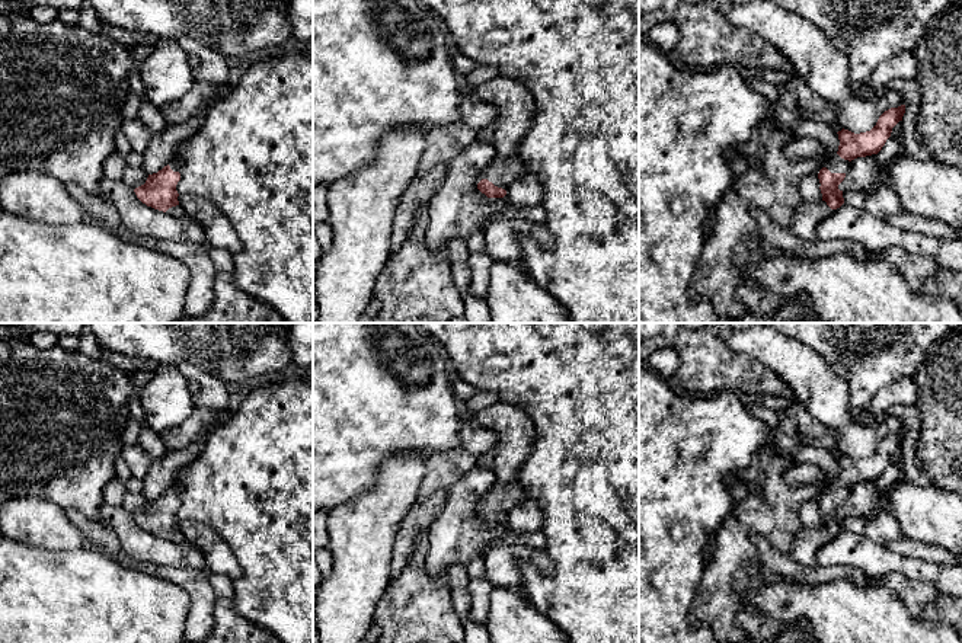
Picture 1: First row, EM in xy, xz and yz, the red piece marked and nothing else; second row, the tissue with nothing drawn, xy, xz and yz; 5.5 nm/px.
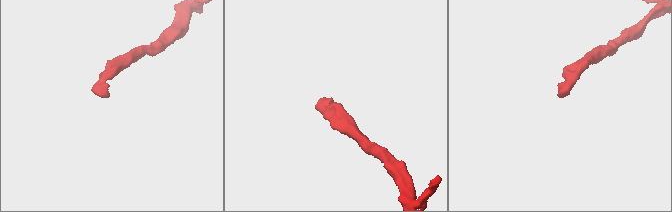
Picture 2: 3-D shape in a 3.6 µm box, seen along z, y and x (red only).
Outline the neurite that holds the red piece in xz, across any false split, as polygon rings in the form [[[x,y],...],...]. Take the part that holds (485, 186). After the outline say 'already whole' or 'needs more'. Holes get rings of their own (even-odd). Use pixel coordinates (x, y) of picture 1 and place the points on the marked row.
[[[518,154],[495,157],[477,189],[488,198],[504,198],[508,186],[527,173],[525,163]]]; needs more

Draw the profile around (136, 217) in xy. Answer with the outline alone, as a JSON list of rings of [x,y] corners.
[[[121,179],[100,180],[102,193],[118,211],[121,225],[137,236],[147,236],[157,240],[204,243],[207,240],[202,223],[188,217],[172,217],[167,212],[143,204],[132,188]]]

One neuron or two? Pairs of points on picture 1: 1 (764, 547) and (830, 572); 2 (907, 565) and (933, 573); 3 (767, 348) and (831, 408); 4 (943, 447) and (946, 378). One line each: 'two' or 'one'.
1: one
2: one
3: one
4: one

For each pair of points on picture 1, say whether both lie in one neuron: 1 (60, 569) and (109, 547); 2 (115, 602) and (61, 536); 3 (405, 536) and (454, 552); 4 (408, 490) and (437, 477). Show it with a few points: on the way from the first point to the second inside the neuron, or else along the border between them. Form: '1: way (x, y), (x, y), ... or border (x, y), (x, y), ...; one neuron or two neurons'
1: border (85, 544), (98, 549), (112, 559); two neurons
2: border (85, 546), (66, 550), (38, 547); two neurons
3: border (441, 508), (424, 538); two neurons
4: border (425, 461), (425, 474), (416, 499); two neurons

